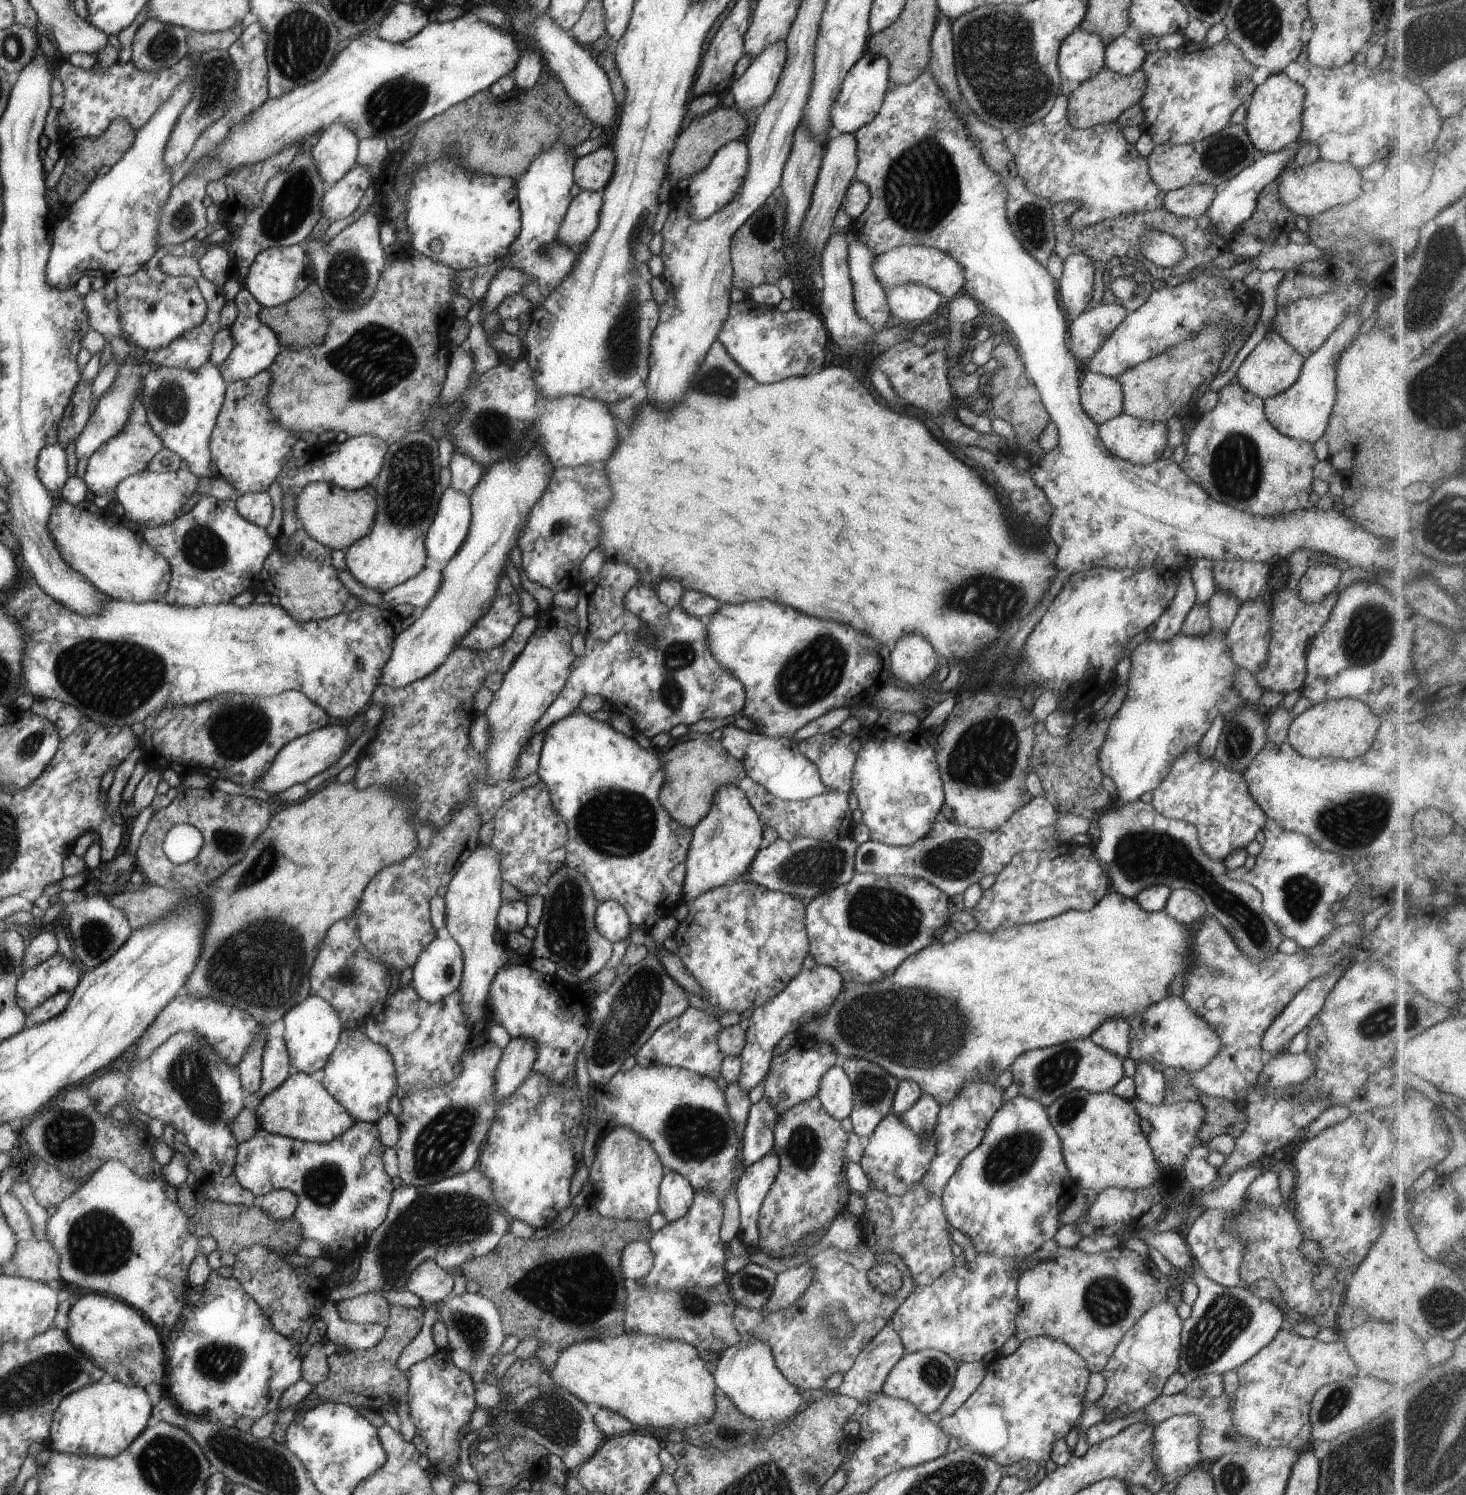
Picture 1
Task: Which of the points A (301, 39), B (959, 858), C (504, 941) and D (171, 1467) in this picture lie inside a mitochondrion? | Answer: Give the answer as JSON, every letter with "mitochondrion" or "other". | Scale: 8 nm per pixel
{"A":"mitochondrion","B":"mitochondrion","C":"other","D":"mitochondrion"}

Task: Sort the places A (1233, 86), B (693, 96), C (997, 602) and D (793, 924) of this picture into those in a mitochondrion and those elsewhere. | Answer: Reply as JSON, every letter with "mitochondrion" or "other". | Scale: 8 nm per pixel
{"A":"mitochondrion","B":"other","C":"mitochondrion","D":"other"}

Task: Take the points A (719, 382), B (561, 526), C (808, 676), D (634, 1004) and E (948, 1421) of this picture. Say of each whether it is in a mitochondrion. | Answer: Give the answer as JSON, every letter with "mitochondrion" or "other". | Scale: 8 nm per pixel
{"A":"mitochondrion","B":"mitochondrion","C":"mitochondrion","D":"mitochondrion","E":"other"}

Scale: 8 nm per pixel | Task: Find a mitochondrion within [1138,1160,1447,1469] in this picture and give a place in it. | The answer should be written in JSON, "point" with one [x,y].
{"point":[1226,1318]}

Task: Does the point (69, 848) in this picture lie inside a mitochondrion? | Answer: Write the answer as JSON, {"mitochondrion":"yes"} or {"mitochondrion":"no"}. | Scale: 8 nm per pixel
{"mitochondrion":"no"}

